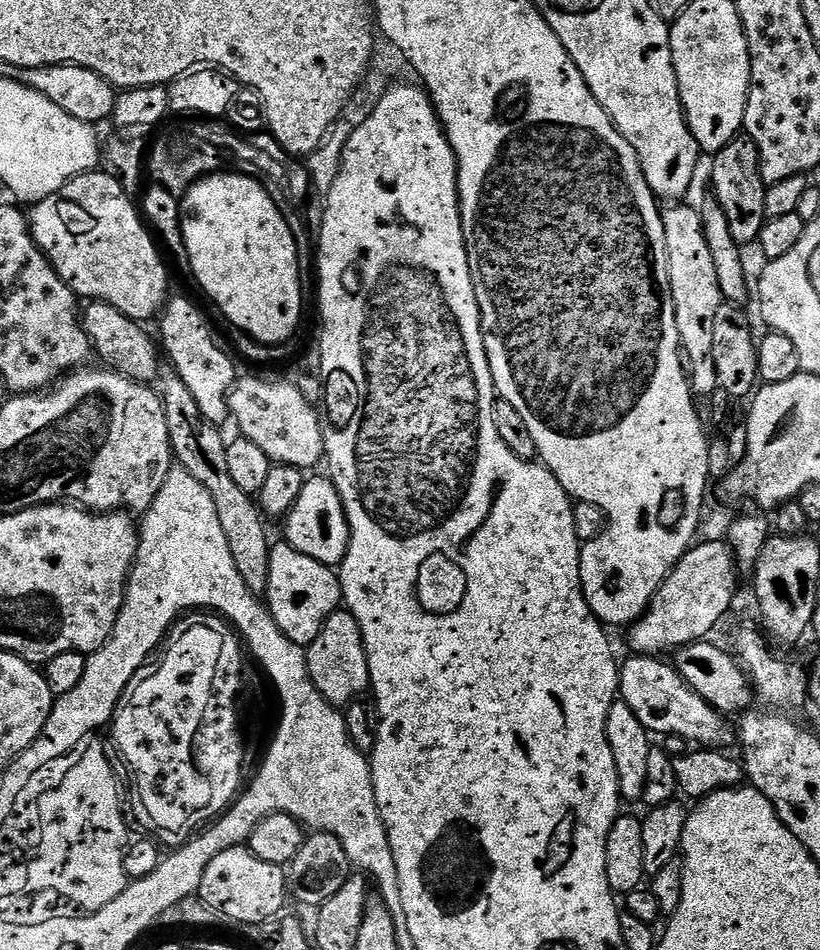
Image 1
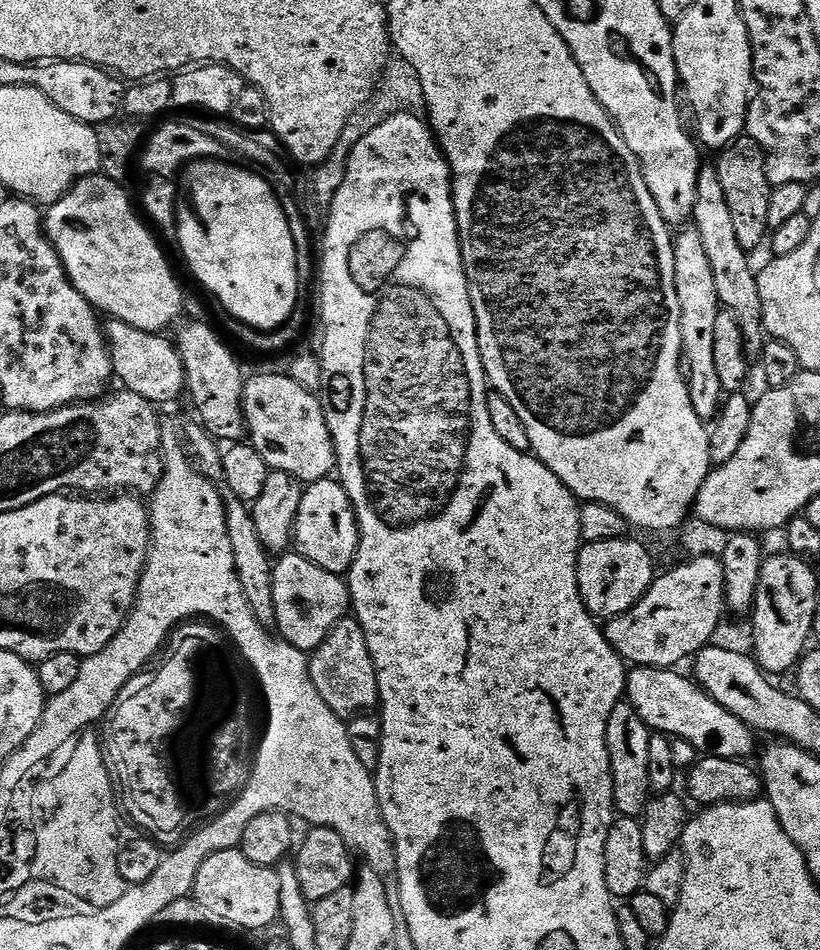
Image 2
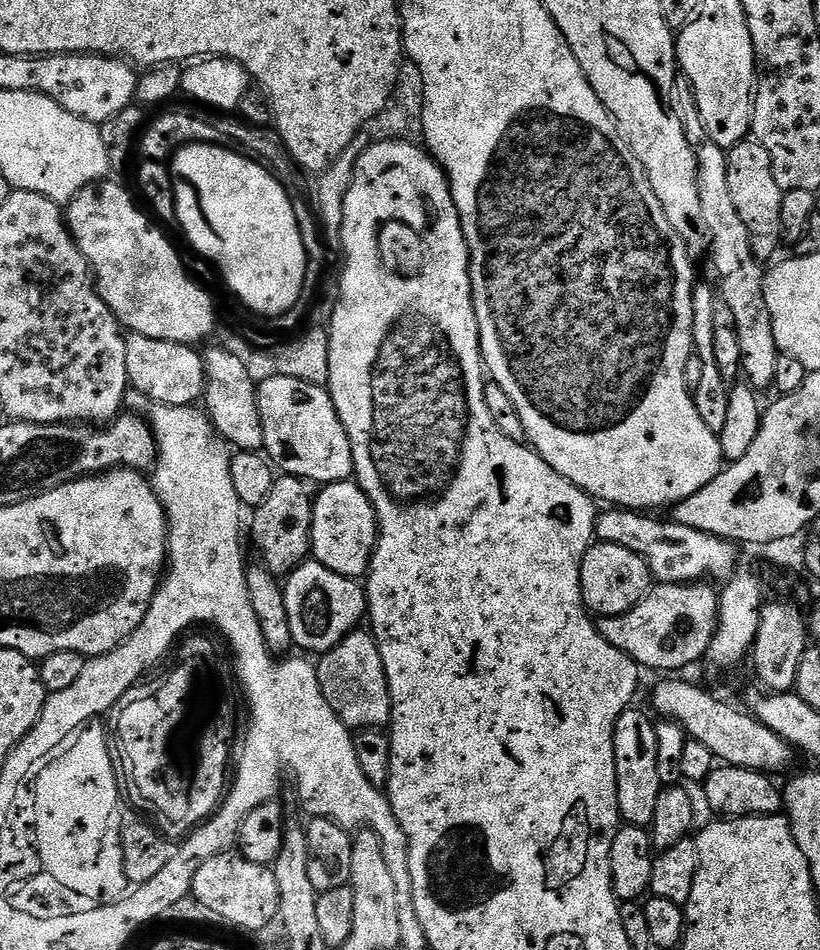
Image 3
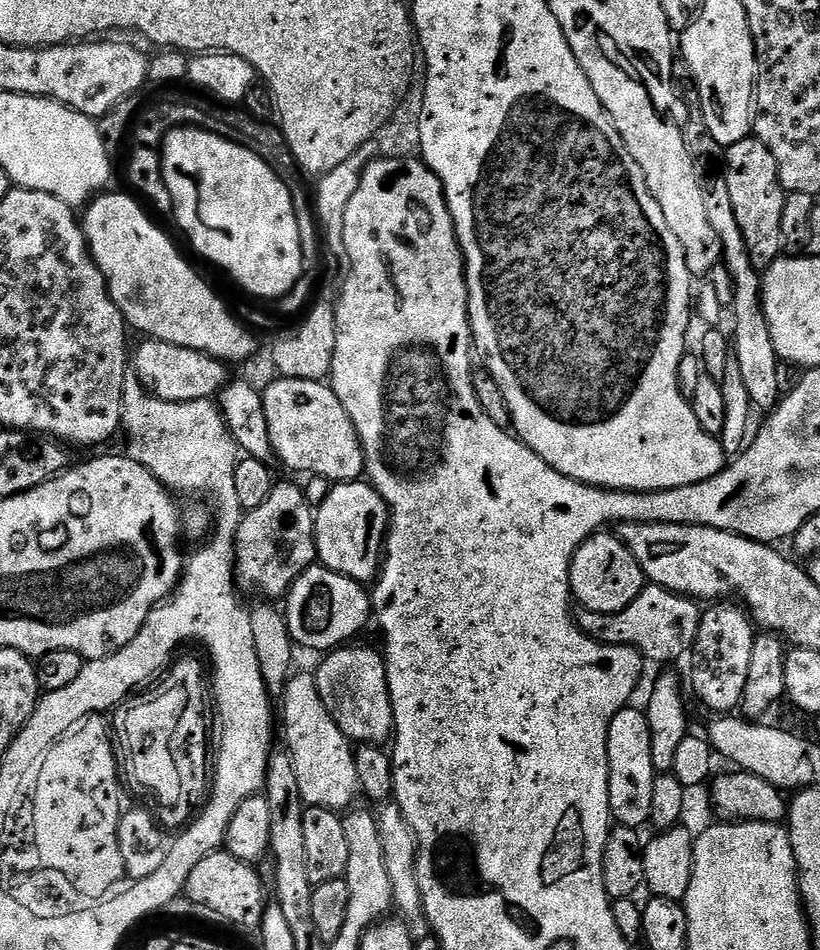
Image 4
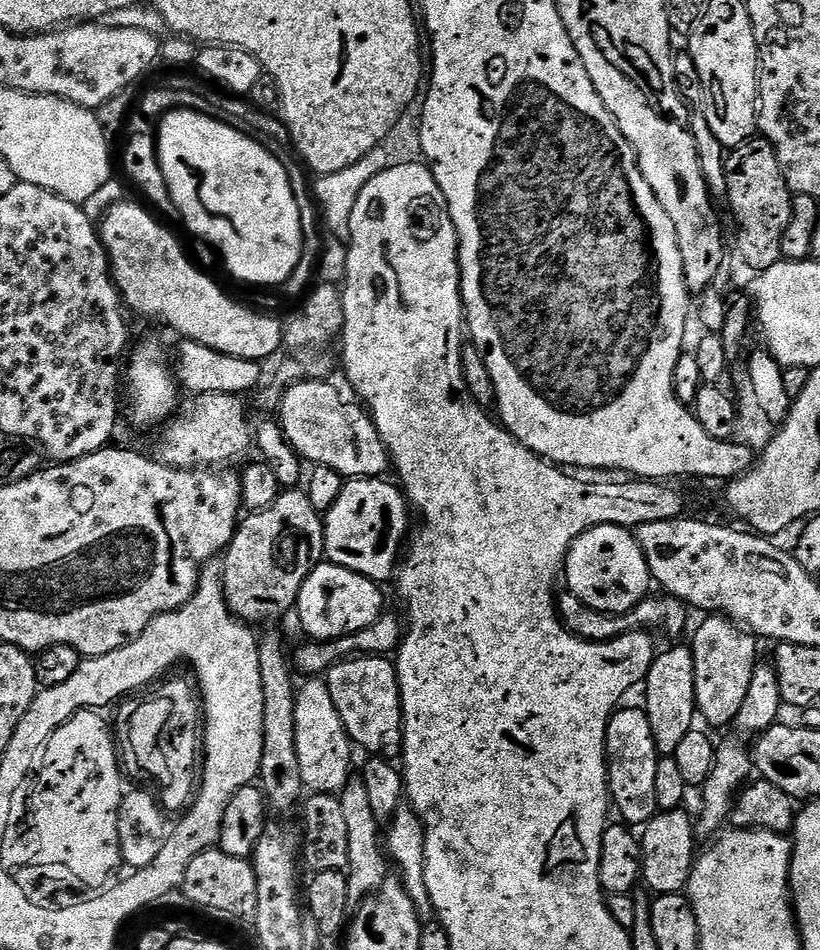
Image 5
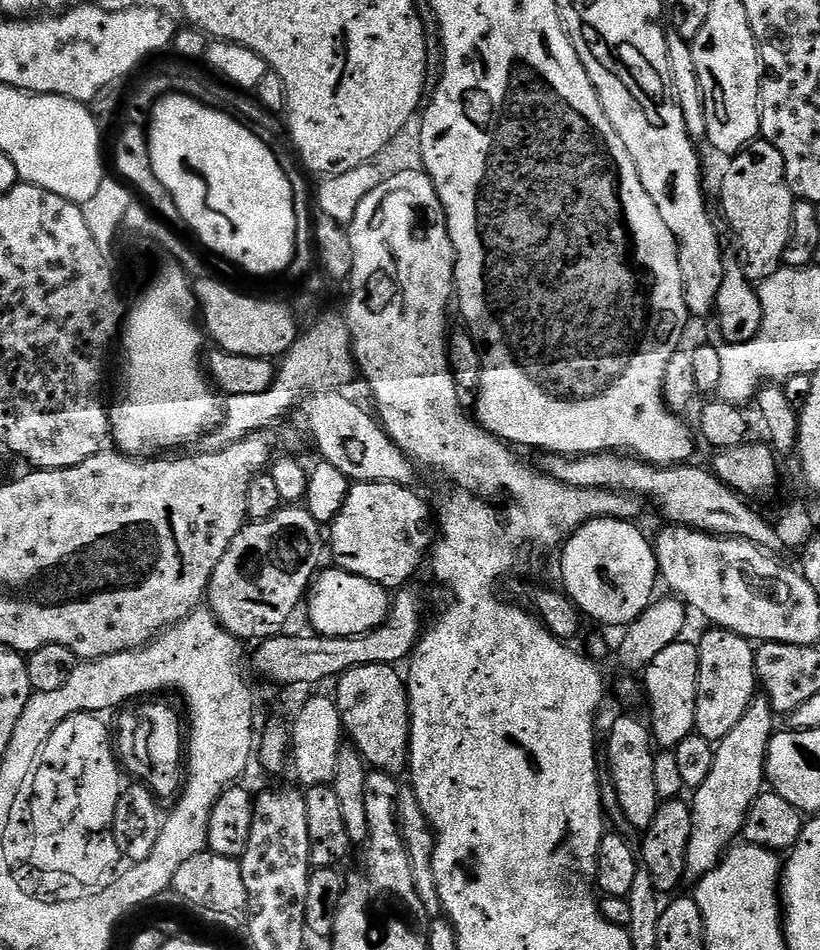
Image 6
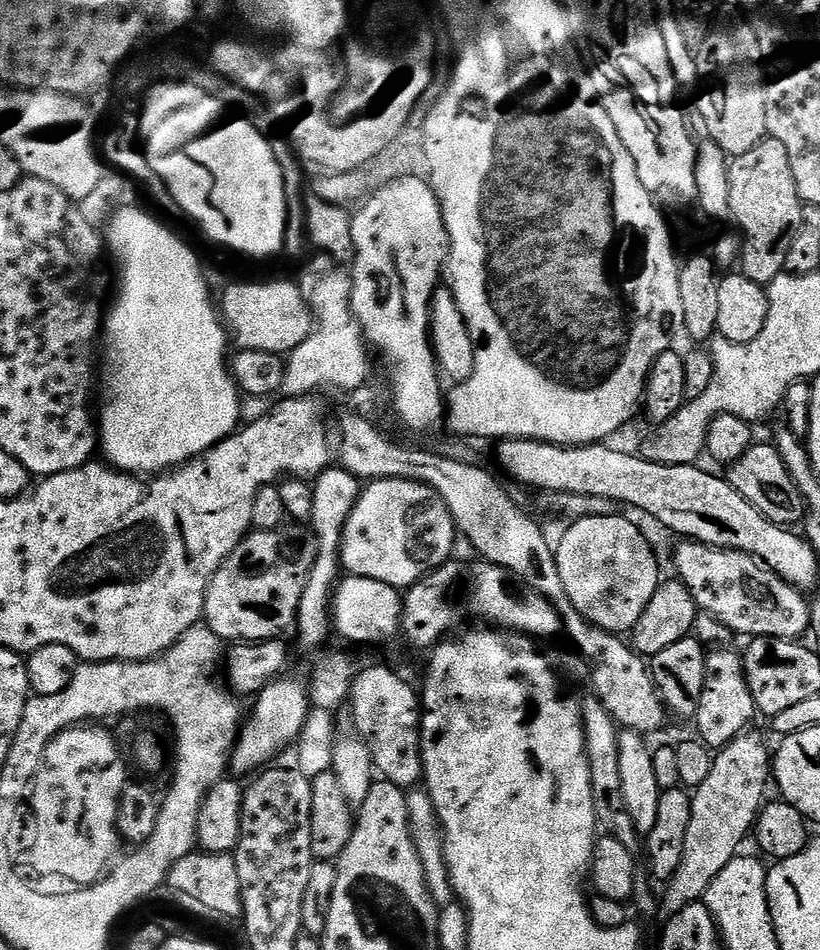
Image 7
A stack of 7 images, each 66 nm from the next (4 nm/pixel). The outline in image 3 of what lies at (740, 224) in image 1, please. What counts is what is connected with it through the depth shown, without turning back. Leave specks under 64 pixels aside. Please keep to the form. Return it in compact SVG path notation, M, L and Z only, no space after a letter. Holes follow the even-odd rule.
M754 138L740 140L734 147L727 149L728 178L730 195L734 198L735 209L746 226L746 233L749 235L749 244L753 254L761 262L767 261L767 256L776 252L780 244L782 229L780 227L780 210L784 193L774 182L772 173L772 159L766 150Z

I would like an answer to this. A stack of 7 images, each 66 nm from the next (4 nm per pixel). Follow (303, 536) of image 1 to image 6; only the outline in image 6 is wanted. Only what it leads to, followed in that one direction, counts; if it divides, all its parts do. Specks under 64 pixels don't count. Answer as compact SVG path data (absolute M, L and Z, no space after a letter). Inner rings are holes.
M353 483L348 489L348 497L346 502L342 506L342 510L336 519L332 521L330 525L330 531L332 531L332 540L330 536L330 556L334 559L335 567L342 568L344 571L354 574L355 576L361 576L366 578L370 582L380 584L383 588L389 590L399 590L409 583L408 580L420 567L425 567L426 561L429 559L430 553L434 547L434 512L428 509L428 504L419 496L418 491L413 490L411 487L404 487L402 485L394 485L388 483Z

